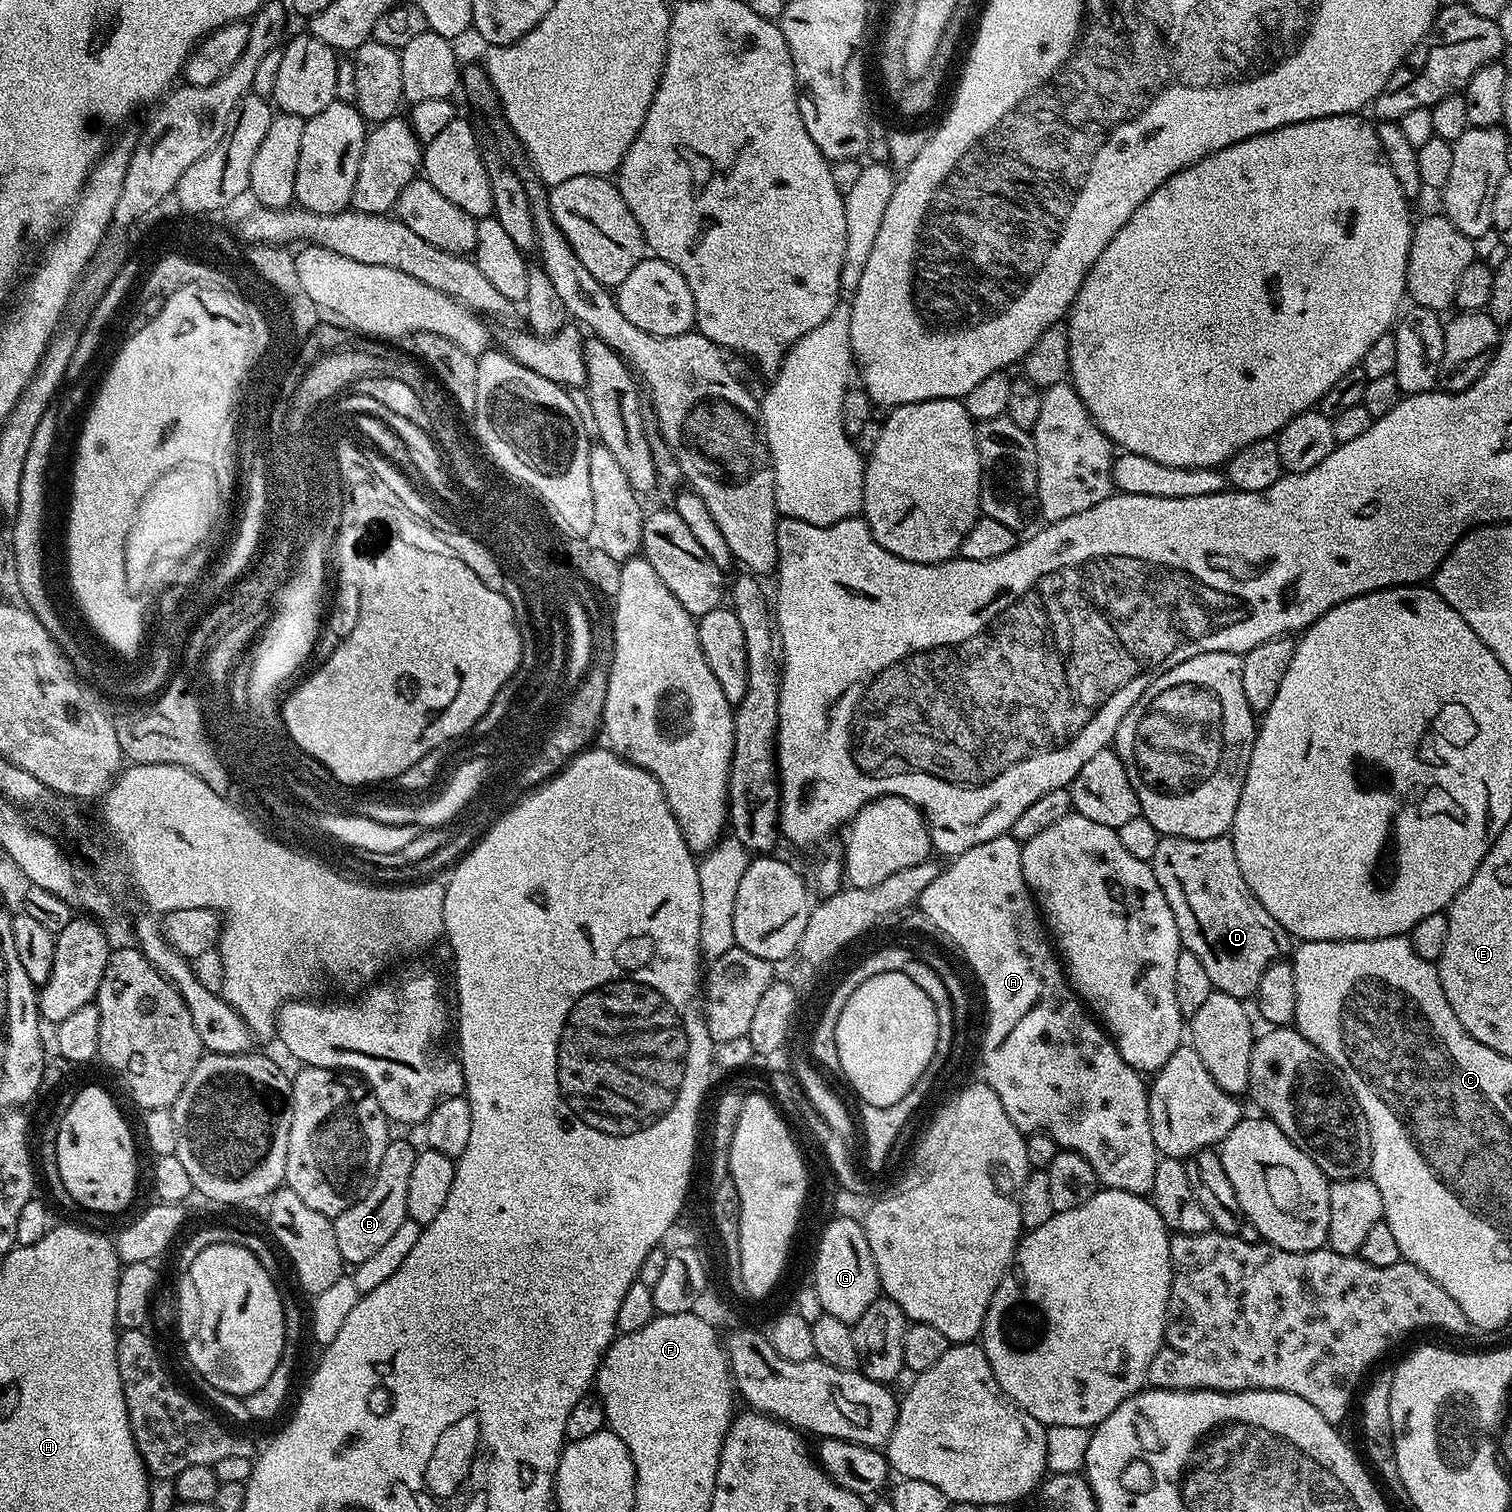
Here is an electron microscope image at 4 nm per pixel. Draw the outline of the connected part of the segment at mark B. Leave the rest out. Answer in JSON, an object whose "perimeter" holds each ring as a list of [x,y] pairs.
{"perimeter":[[[393,1139],[386,1146],[386,1154],[382,1154],[382,1163],[378,1165],[378,1174],[372,1183],[372,1189],[350,1210],[342,1210],[332,1220],[334,1239],[338,1242],[338,1254],[345,1265],[355,1266],[366,1262],[379,1248],[391,1238],[398,1226],[408,1219],[406,1210],[406,1189],[410,1183],[410,1170],[414,1167],[417,1149],[411,1148],[404,1140]]]}

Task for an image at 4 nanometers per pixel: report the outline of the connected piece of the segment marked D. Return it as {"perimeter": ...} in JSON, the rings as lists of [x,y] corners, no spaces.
{"perimeter":[[[1227,835],[1209,840],[1166,836],[1158,842],[1158,850],[1154,850],[1154,858],[1150,863],[1158,886],[1162,886],[1162,894],[1166,894],[1170,910],[1174,910],[1174,922],[1178,926],[1181,945],[1193,952],[1202,966],[1206,966],[1206,974],[1210,974],[1213,989],[1242,1001],[1255,997],[1258,982],[1268,965],[1289,955],[1290,937],[1277,920],[1270,918],[1270,914],[1246,886],[1231,839]]]}

